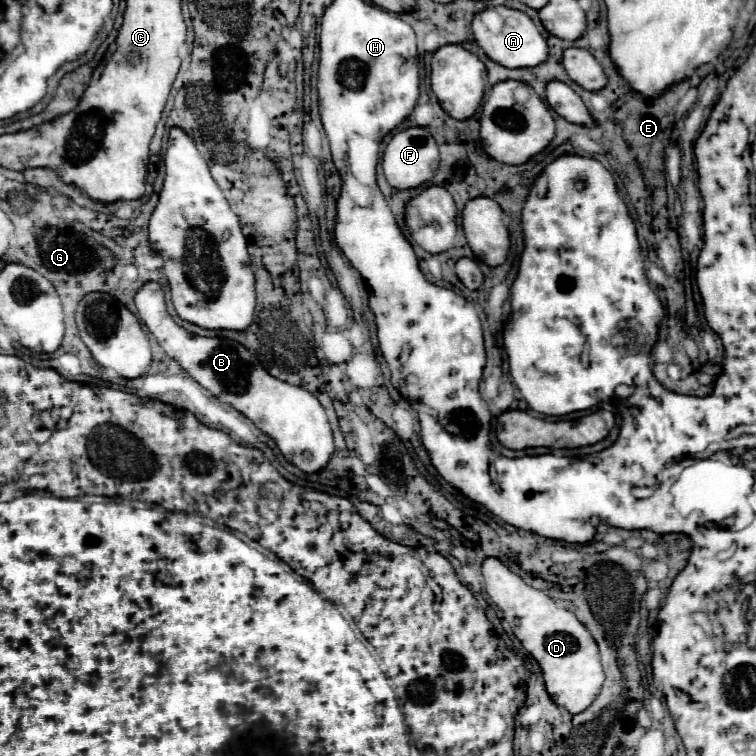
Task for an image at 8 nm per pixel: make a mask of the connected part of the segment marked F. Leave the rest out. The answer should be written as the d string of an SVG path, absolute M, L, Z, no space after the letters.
M408 128L408 130L396 132L382 154L384 176L386 176L388 184L398 190L418 188L420 184L432 180L432 176L438 168L438 162L440 162L438 146L426 128Z

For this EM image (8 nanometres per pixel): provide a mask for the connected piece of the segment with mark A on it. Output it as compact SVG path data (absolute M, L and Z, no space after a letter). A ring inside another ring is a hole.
M506 6L486 8L474 16L472 30L478 46L488 54L488 58L506 68L534 68L548 60L546 38L538 32L536 24L520 10L512 10Z

